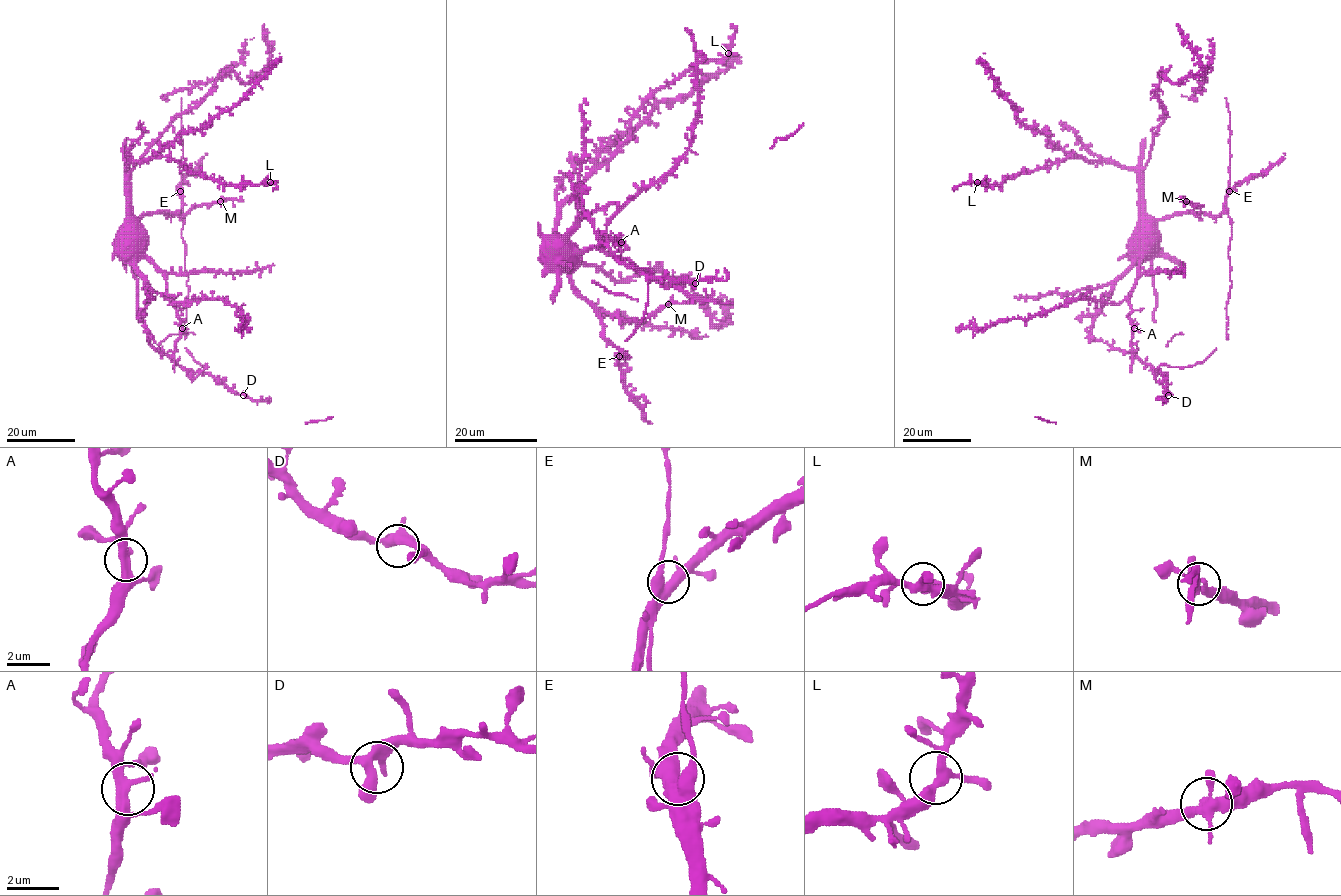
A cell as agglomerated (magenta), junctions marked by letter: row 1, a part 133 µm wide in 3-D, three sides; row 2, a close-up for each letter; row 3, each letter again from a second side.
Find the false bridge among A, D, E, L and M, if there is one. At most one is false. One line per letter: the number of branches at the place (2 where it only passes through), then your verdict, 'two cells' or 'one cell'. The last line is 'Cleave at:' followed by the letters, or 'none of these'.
A: 4 | one cell
D: 4 | one cell
E: 4 | one cell
L: 4 | one cell
M: 4 | one cell
Cleave at: none of these

